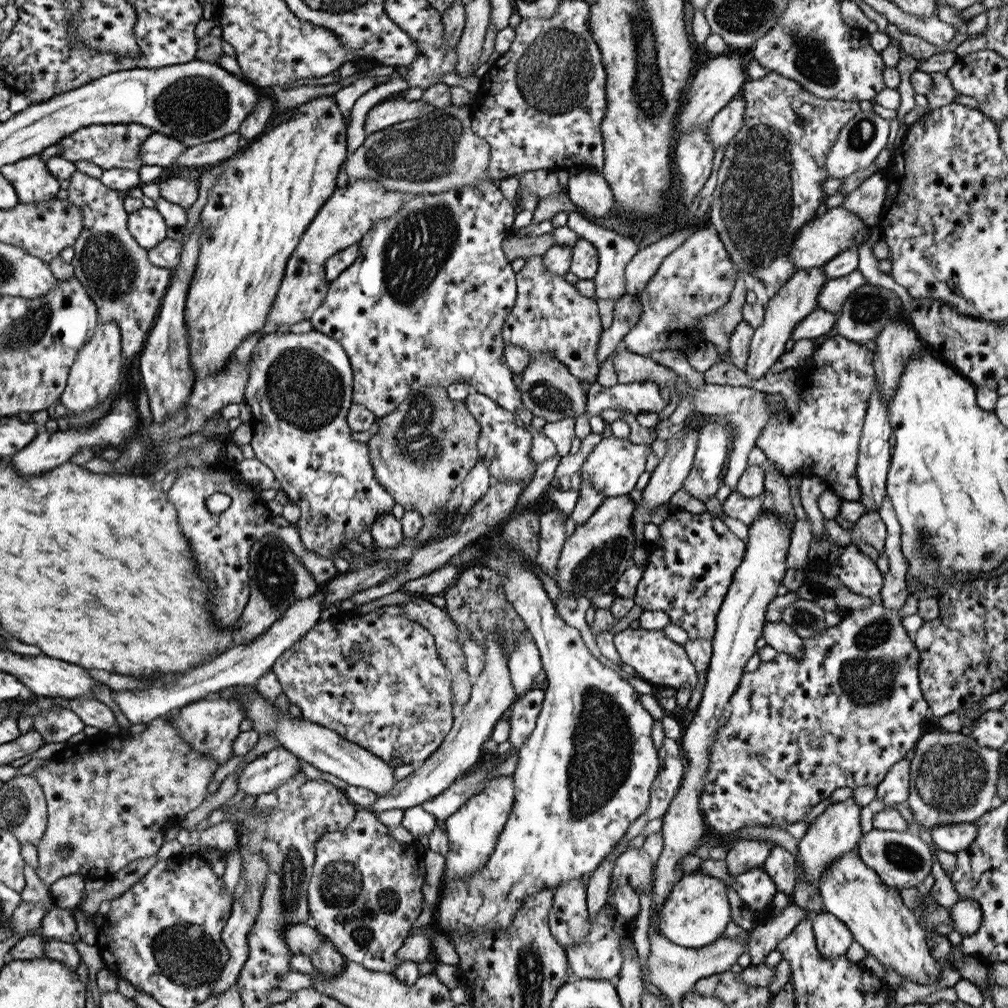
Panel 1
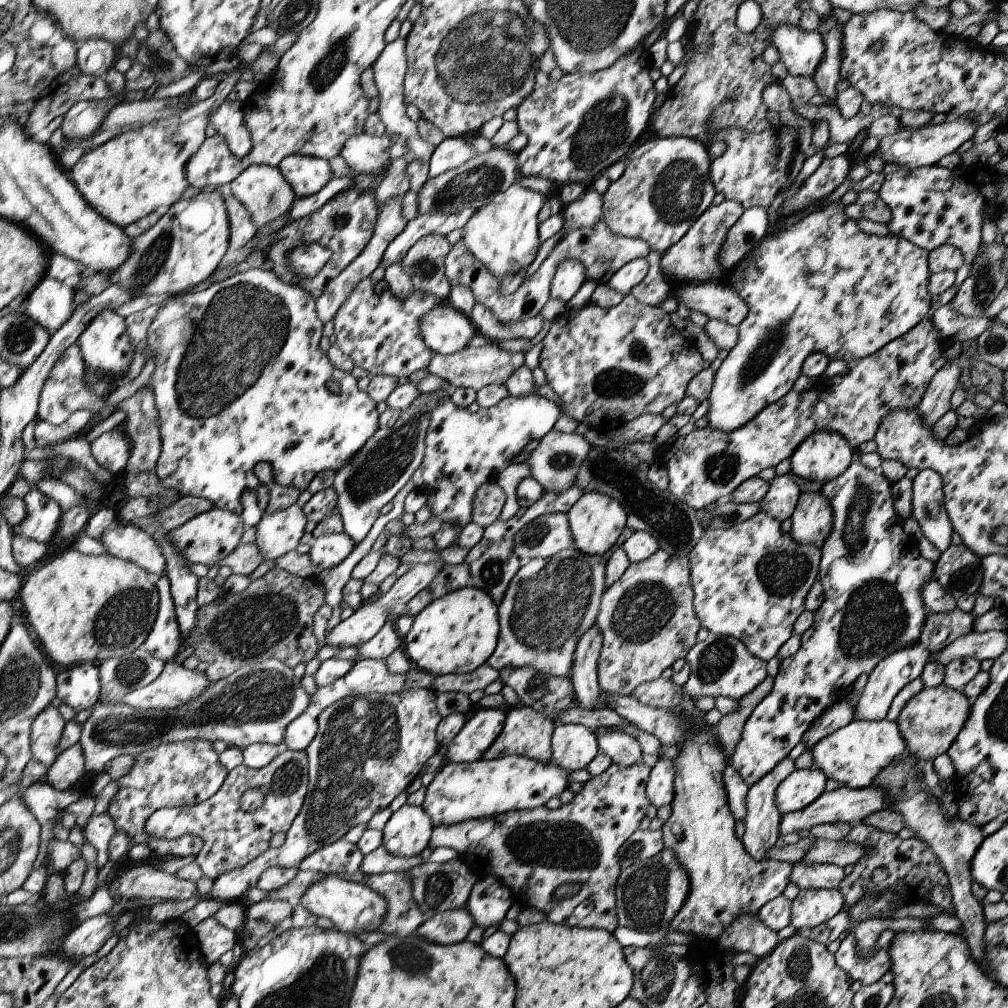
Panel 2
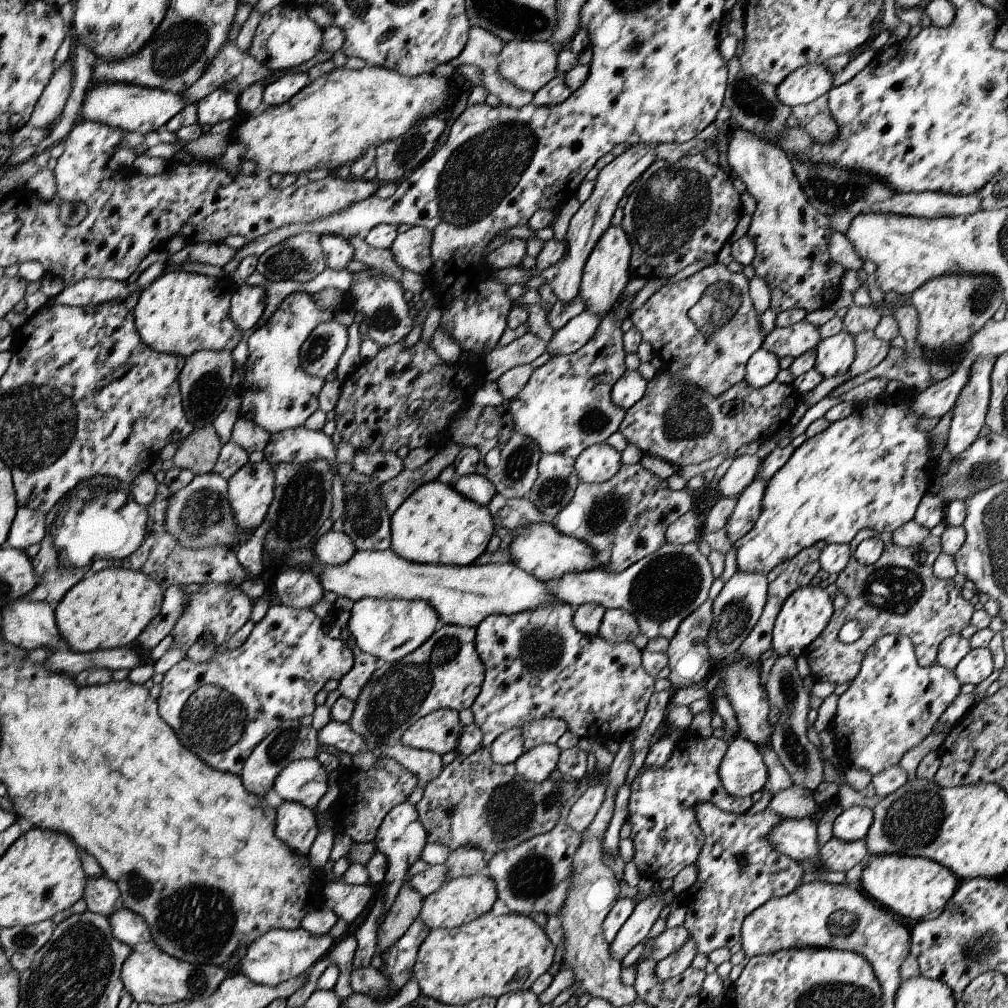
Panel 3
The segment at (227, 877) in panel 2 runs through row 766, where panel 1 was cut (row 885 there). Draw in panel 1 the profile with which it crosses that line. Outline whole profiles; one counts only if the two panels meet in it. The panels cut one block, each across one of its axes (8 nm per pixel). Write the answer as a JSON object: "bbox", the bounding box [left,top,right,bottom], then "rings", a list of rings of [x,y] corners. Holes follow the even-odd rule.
{"bbox":[307,807,429,975],"rings":[[[359,807],[346,829],[323,834],[315,847],[315,861],[307,888],[311,925],[335,945],[345,961],[394,975],[404,962],[397,958],[396,952],[409,937],[412,923],[422,912],[422,886],[429,876],[425,865],[428,849],[418,839],[406,843],[392,838],[388,826],[380,823],[372,811]]]}

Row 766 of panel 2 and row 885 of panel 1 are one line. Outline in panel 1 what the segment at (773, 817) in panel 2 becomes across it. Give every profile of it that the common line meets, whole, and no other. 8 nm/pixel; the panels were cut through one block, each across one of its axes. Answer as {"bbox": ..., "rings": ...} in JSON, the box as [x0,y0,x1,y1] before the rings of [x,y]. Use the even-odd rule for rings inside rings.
{"bbox":[763,845,798,903],"rings":[[[775,845],[765,858],[763,869],[776,885],[777,892],[785,892],[789,896],[789,903],[793,902],[793,892],[798,879],[795,856]]]}

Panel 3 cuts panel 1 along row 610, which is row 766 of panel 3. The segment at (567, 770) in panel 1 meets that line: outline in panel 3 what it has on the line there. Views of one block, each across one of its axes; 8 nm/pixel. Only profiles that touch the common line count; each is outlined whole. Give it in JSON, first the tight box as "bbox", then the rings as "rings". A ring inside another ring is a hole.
{"bbox":[514,743,561,783],"rings":[[[546,743],[532,747],[514,763],[516,775],[534,783],[546,781],[557,768],[560,755],[561,750],[556,744]]]}

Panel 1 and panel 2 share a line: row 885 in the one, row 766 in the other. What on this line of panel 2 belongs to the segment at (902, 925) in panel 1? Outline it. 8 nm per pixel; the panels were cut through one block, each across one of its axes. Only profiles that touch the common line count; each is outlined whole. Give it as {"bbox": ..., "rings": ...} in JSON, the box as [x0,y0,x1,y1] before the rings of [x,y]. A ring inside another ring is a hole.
{"bbox":[811,719,906,789],"rings":[[[886,719],[876,722],[853,720],[844,725],[844,728],[822,738],[811,750],[816,767],[822,770],[828,779],[853,789],[869,787],[886,766],[890,766],[896,758],[904,758],[906,751],[906,742],[902,738],[897,721]]]}

